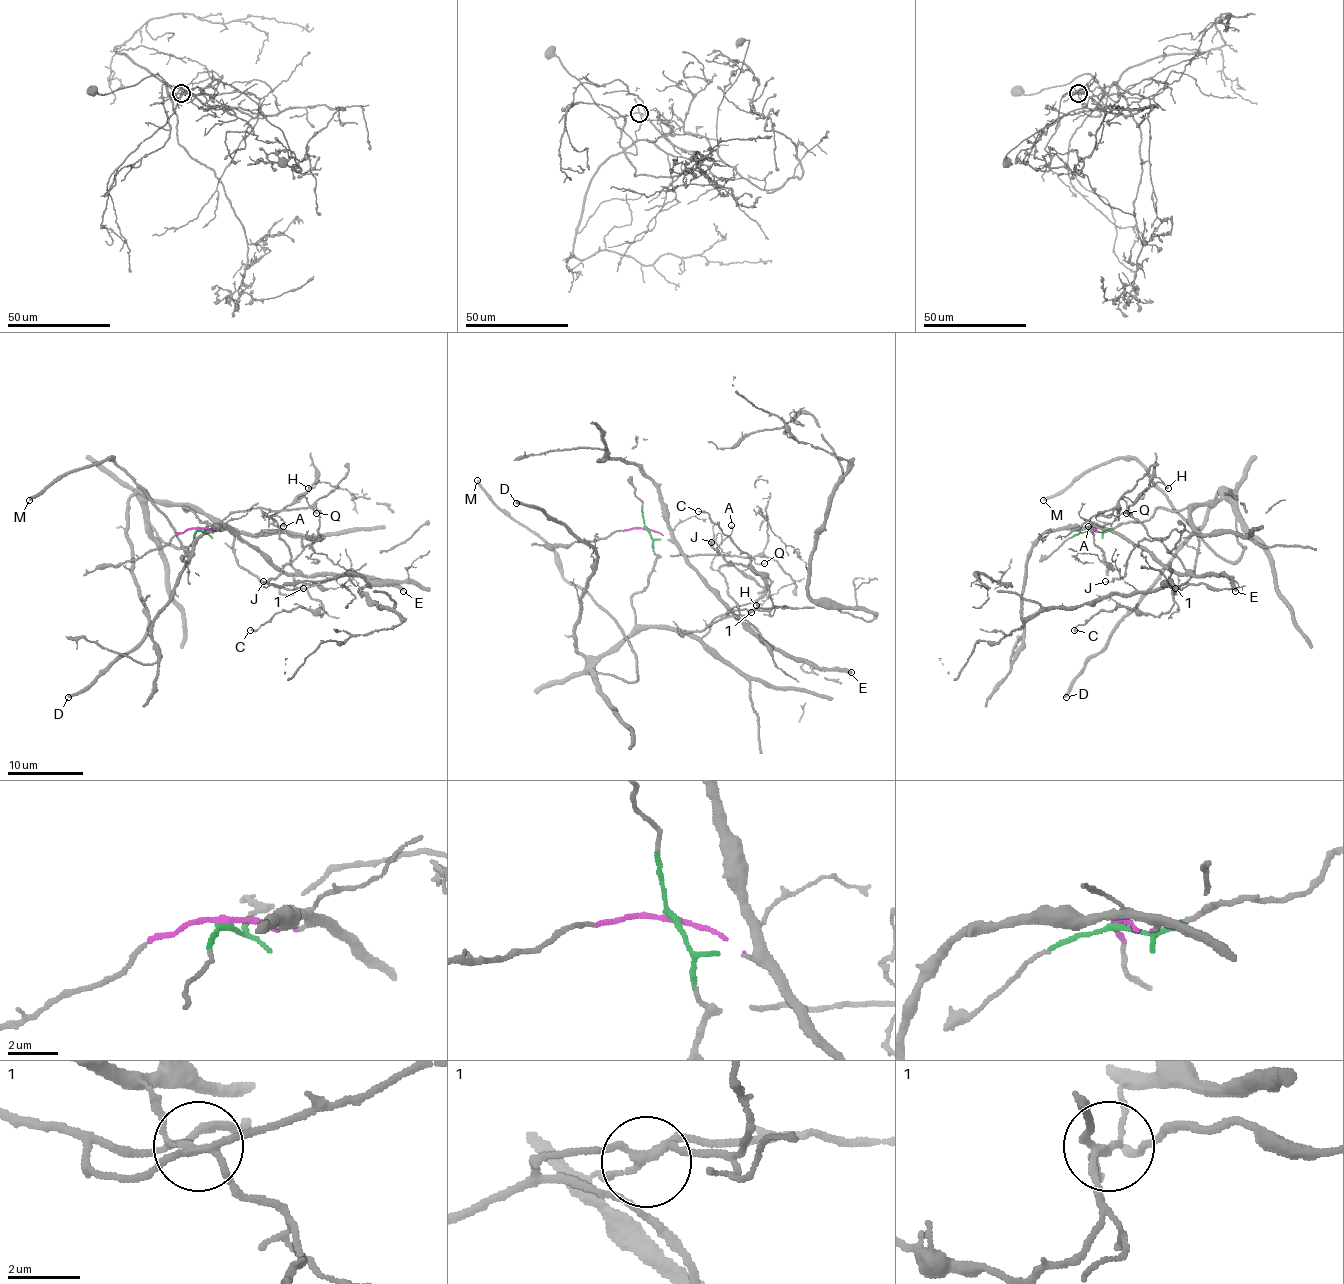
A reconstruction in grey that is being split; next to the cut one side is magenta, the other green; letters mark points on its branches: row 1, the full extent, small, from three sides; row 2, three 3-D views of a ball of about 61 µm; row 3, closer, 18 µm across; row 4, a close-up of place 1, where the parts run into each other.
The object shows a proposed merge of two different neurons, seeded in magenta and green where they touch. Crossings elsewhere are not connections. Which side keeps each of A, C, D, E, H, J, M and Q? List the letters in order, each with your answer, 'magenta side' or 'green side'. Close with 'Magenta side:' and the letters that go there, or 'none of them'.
A: magenta side
C: magenta side
D: green side
E: magenta side
H: magenta side
J: green side
M: green side
Q: magenta side
Magenta side: A, C, E, H, Q

